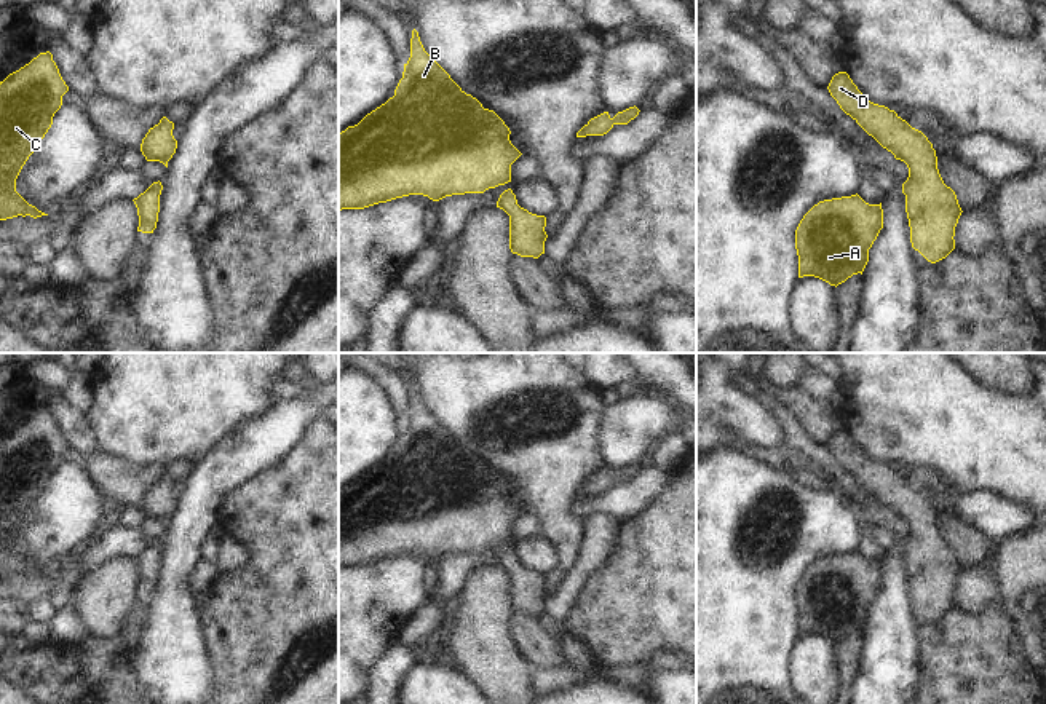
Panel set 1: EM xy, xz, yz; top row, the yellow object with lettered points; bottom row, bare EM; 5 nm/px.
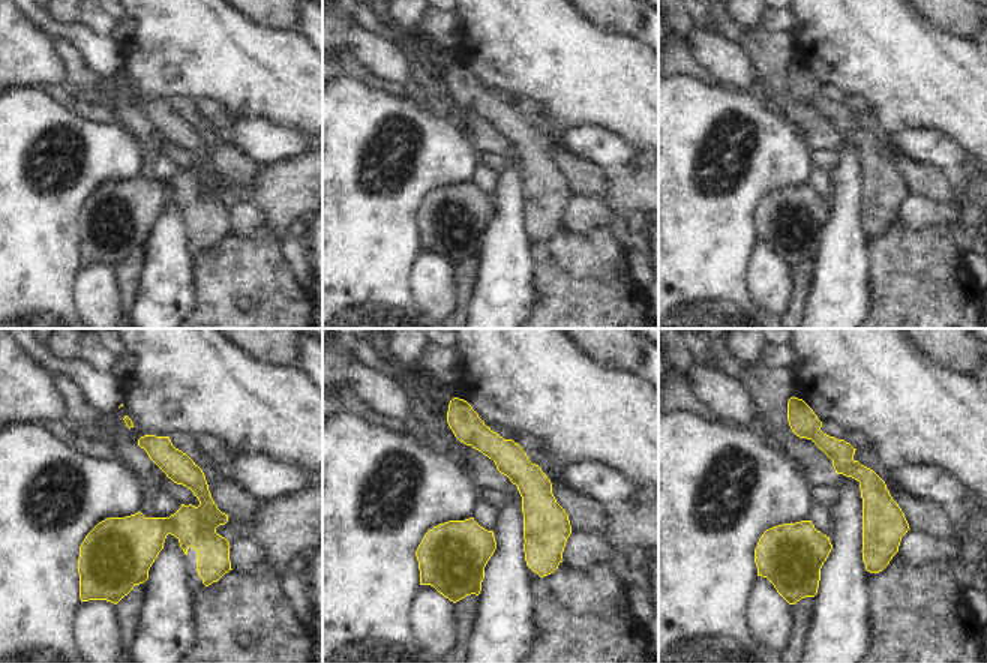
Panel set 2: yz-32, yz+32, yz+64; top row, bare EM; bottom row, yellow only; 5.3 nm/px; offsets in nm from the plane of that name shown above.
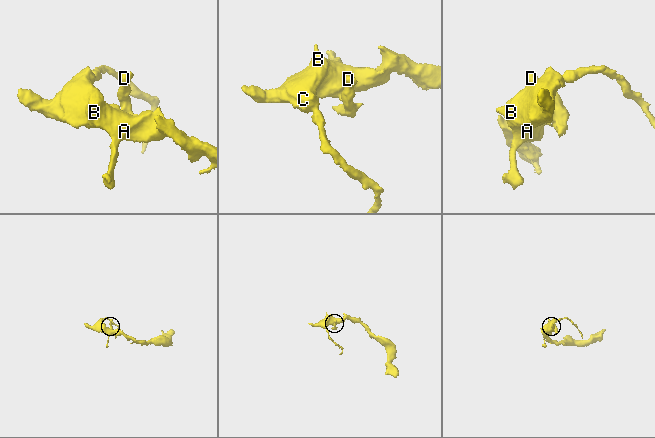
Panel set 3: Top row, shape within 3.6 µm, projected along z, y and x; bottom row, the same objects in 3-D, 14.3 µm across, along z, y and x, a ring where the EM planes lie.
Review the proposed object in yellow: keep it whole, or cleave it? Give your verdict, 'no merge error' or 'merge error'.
no merge error

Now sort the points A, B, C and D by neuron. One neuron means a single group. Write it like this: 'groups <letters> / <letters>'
groups A B C D

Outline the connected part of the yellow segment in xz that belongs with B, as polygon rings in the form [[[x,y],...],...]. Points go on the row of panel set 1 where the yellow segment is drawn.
[[[412,30],[410,57],[404,64],[394,96],[367,113],[358,125],[339,132],[339,211],[364,209],[409,195],[439,201],[452,195],[484,193],[511,182],[511,164],[522,155],[509,140],[509,128],[482,104],[466,94],[430,56]]]

